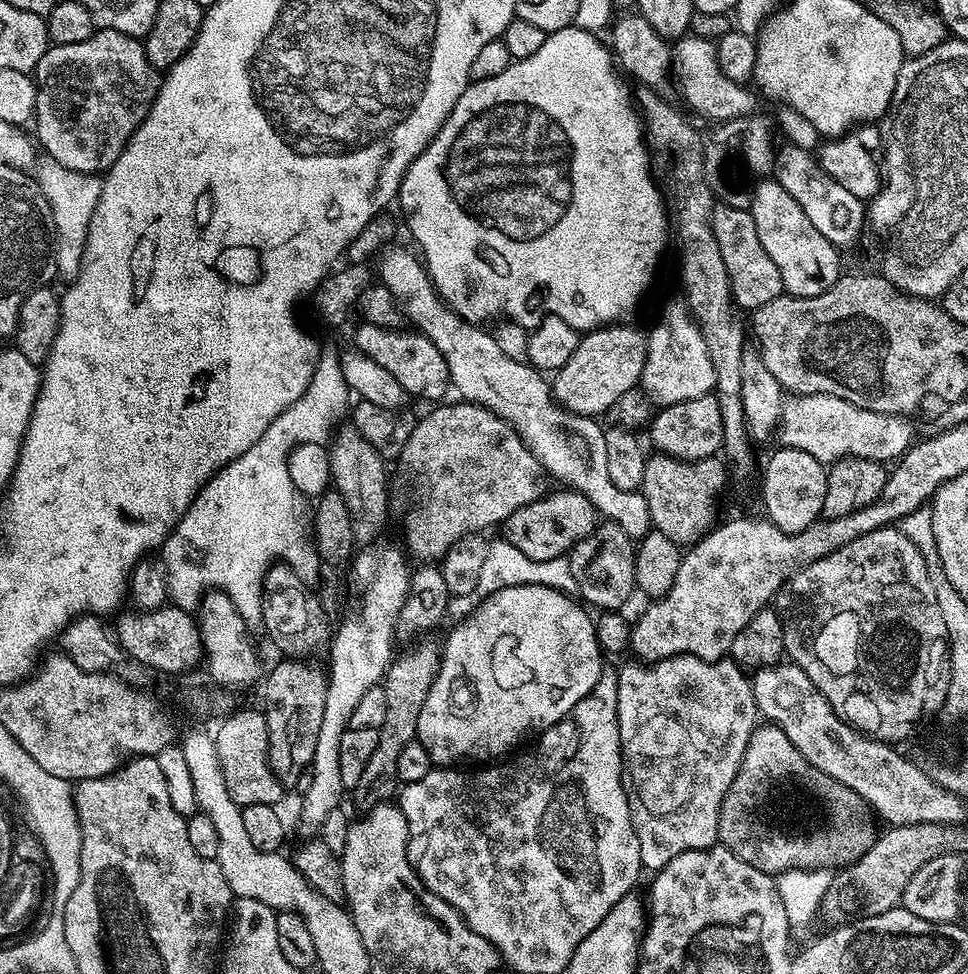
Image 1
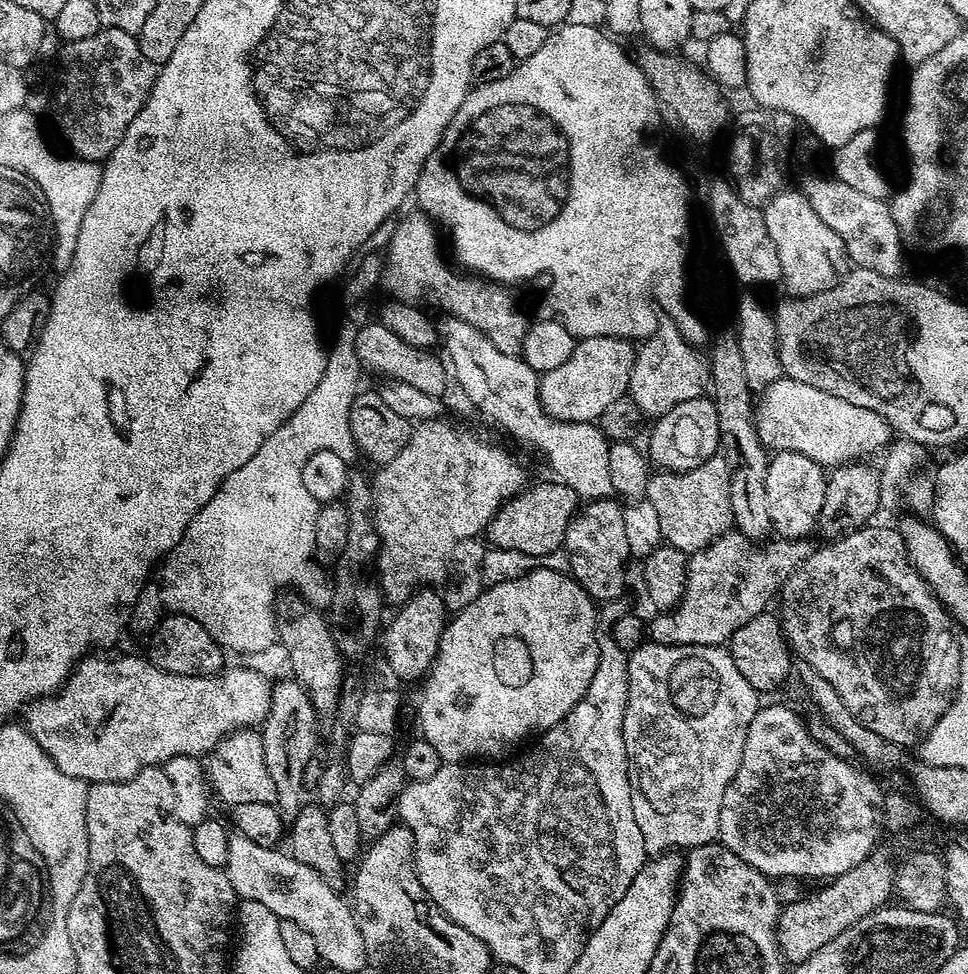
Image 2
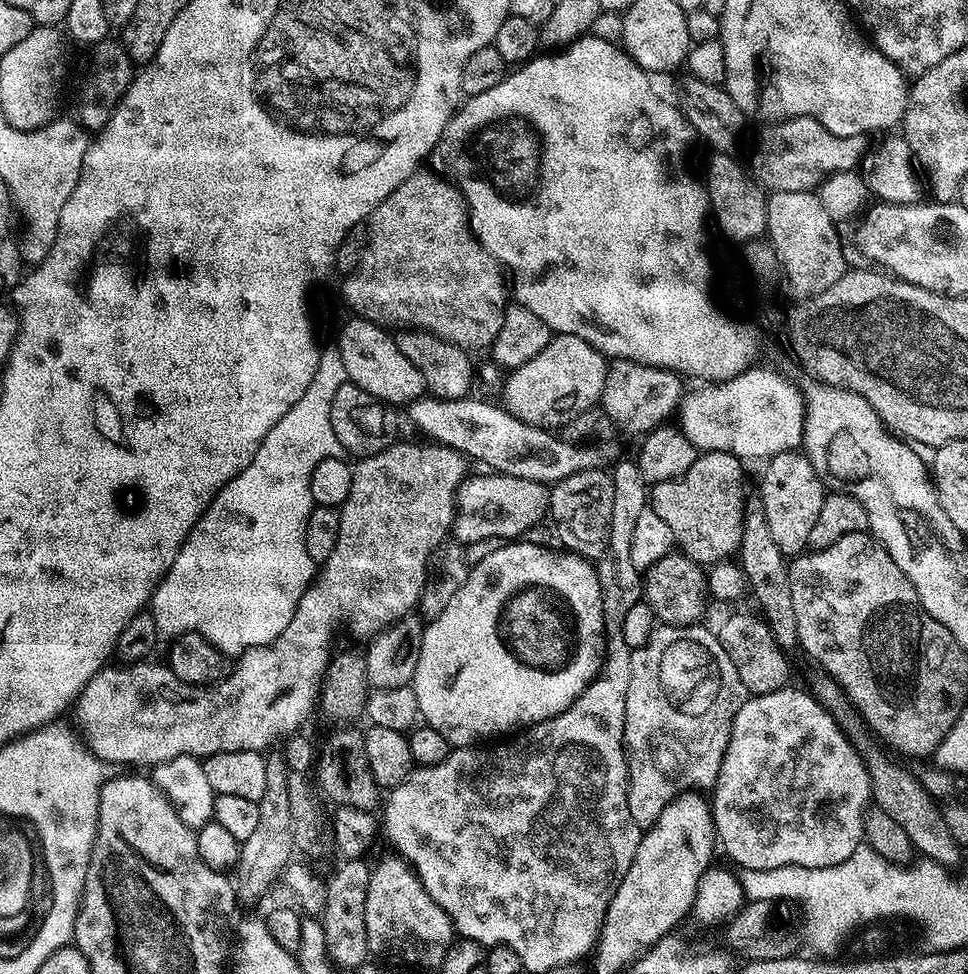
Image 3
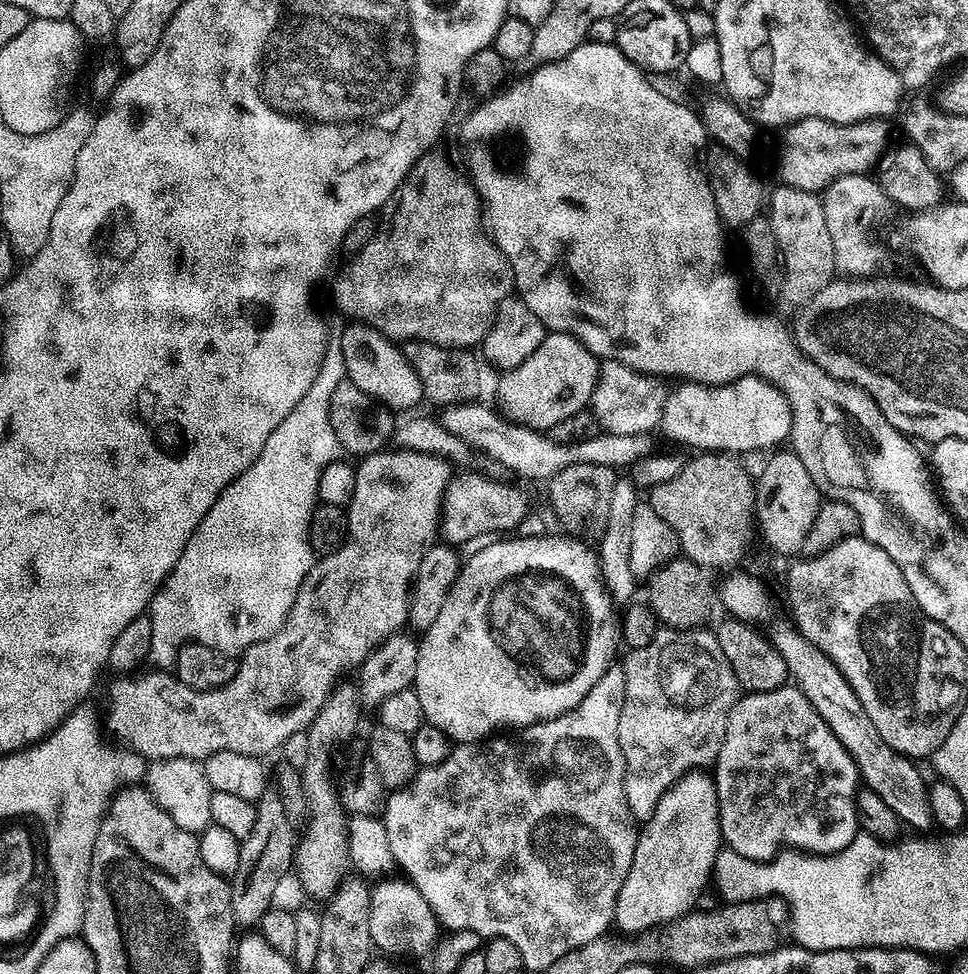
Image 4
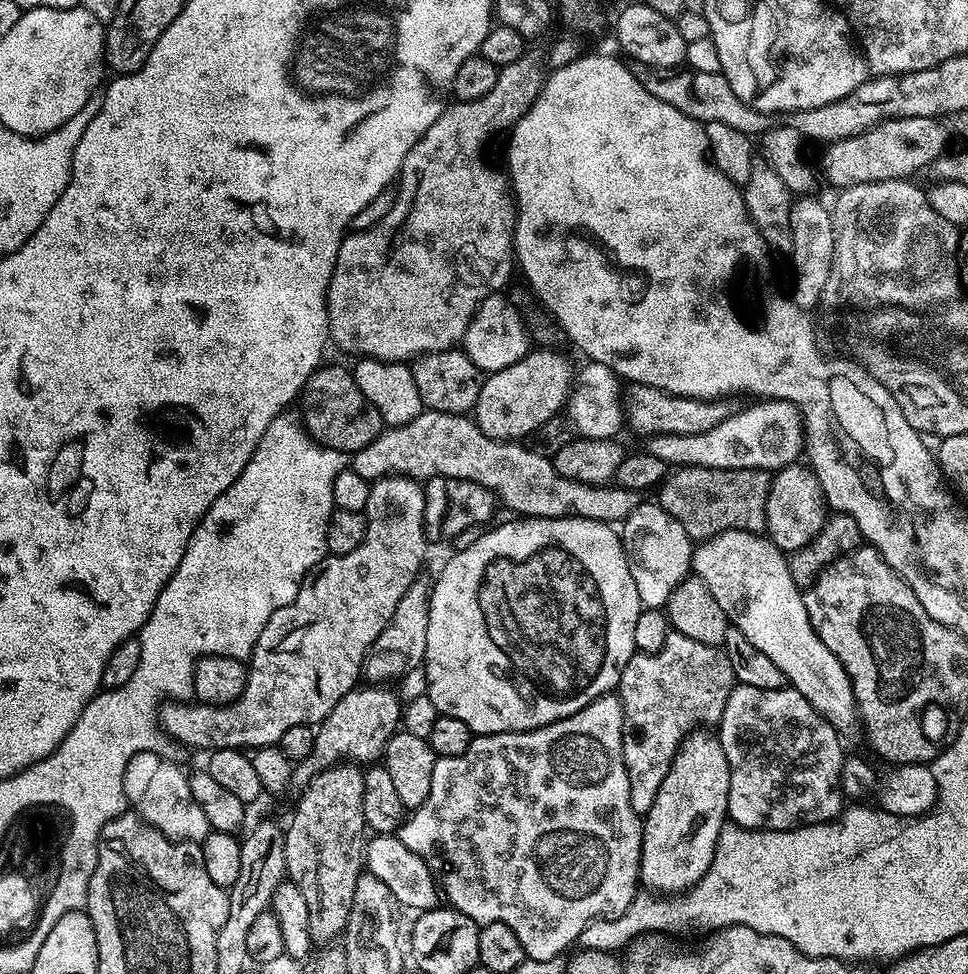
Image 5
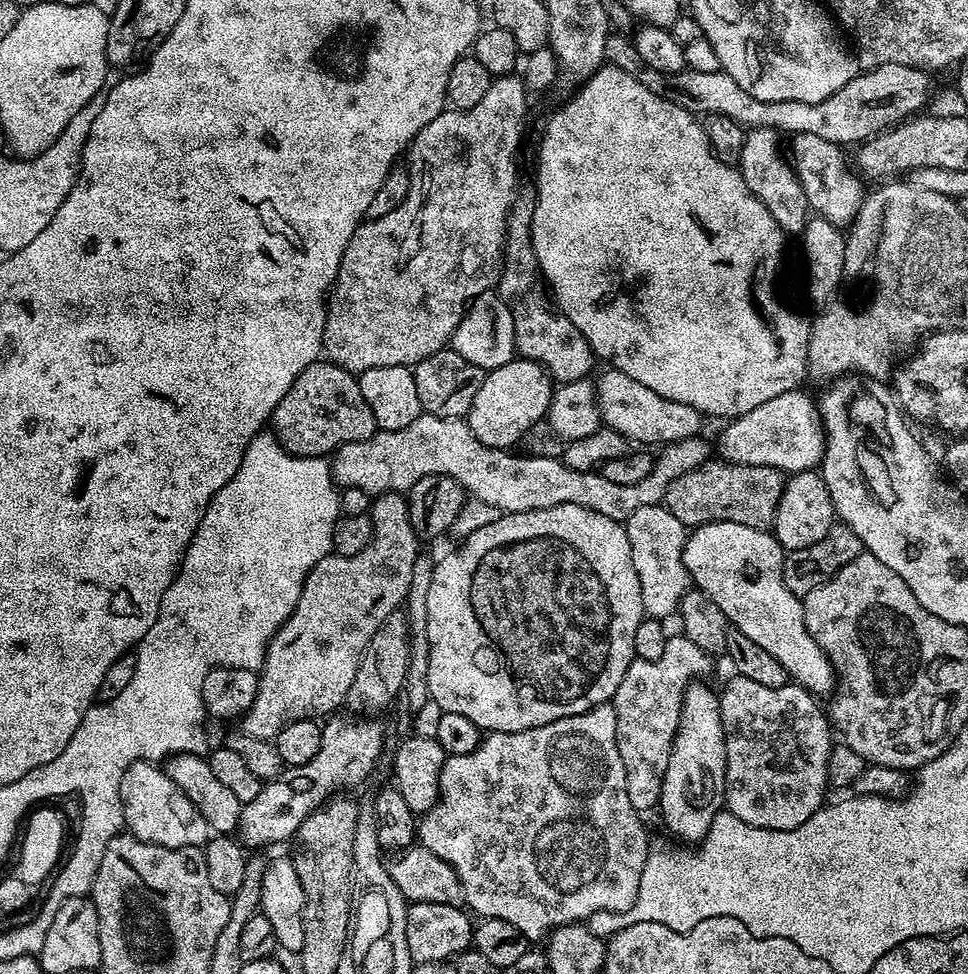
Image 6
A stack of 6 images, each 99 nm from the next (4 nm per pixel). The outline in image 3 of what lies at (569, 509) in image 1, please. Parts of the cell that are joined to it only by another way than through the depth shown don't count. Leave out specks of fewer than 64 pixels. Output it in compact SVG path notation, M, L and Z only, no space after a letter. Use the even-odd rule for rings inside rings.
M488 474L465 479L456 496L457 510L454 536L461 545L482 542L486 538L498 538L501 542L512 542L523 532L528 532L540 519L550 512L550 488L542 481L528 478Z

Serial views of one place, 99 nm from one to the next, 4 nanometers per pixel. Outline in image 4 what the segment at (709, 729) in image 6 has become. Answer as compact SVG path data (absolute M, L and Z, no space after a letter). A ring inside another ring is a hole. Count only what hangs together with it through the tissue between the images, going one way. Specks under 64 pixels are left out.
M693 770L685 774L677 784L670 786L670 790L666 790L666 794L662 794L662 798L658 802L658 806L654 810L654 814L643 825L642 831L636 838L636 849L634 850L634 862L630 862L630 874L626 874L626 882L622 882L622 890L618 894L618 902L616 903L616 919L615 927L624 934L635 934L645 932L648 929L659 929L661 926L668 925L672 920L678 919L679 916L686 915L697 907L696 899L704 892L704 887L709 887L710 881L714 876L716 867L716 856L720 853L722 847L722 837L720 834L720 807L718 806L718 794L716 793L716 781L711 775L708 776L704 770Z

